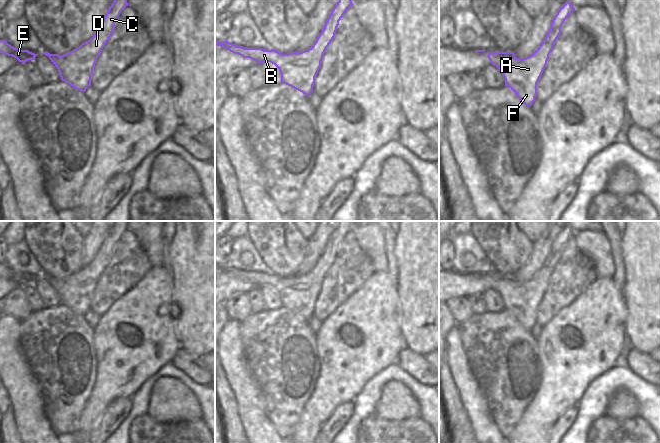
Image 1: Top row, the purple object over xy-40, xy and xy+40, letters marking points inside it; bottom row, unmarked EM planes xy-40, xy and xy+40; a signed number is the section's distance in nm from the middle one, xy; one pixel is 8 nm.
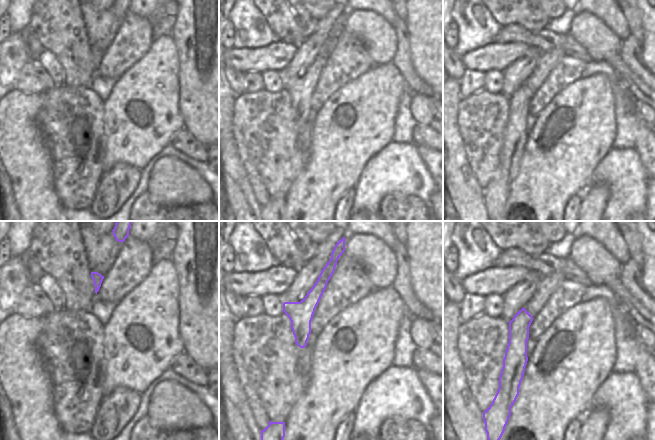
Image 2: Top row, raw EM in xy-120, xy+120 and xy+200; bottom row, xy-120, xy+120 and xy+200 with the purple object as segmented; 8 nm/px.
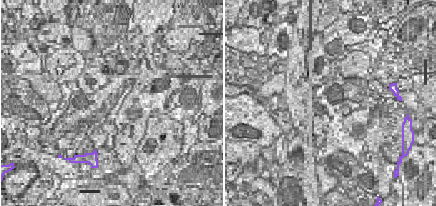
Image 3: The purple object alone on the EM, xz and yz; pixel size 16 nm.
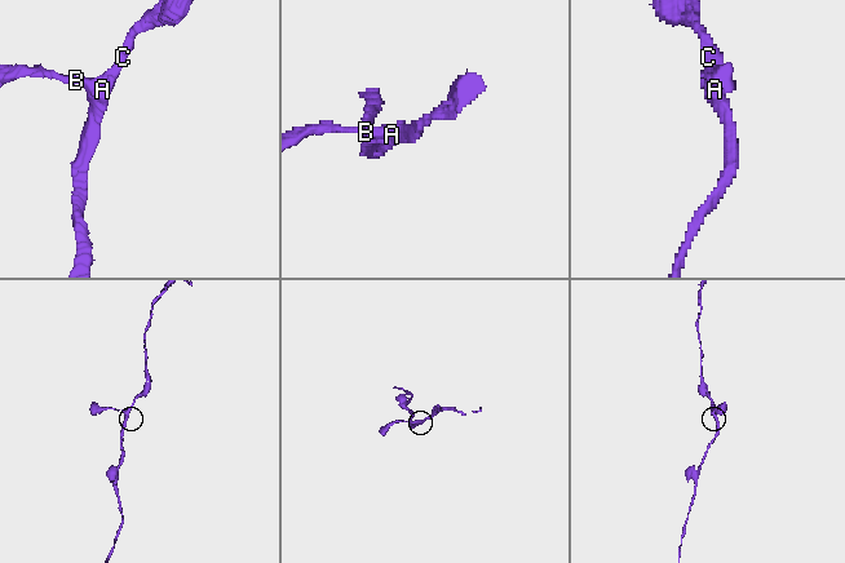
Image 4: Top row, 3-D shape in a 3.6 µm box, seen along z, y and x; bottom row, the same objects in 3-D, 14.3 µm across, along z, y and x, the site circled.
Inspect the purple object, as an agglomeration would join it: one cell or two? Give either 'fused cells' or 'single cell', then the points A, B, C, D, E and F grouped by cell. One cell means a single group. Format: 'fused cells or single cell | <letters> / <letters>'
single cell | A B C D E F

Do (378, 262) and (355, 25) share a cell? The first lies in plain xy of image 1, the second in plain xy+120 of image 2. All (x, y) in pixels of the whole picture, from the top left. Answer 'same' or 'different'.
same

